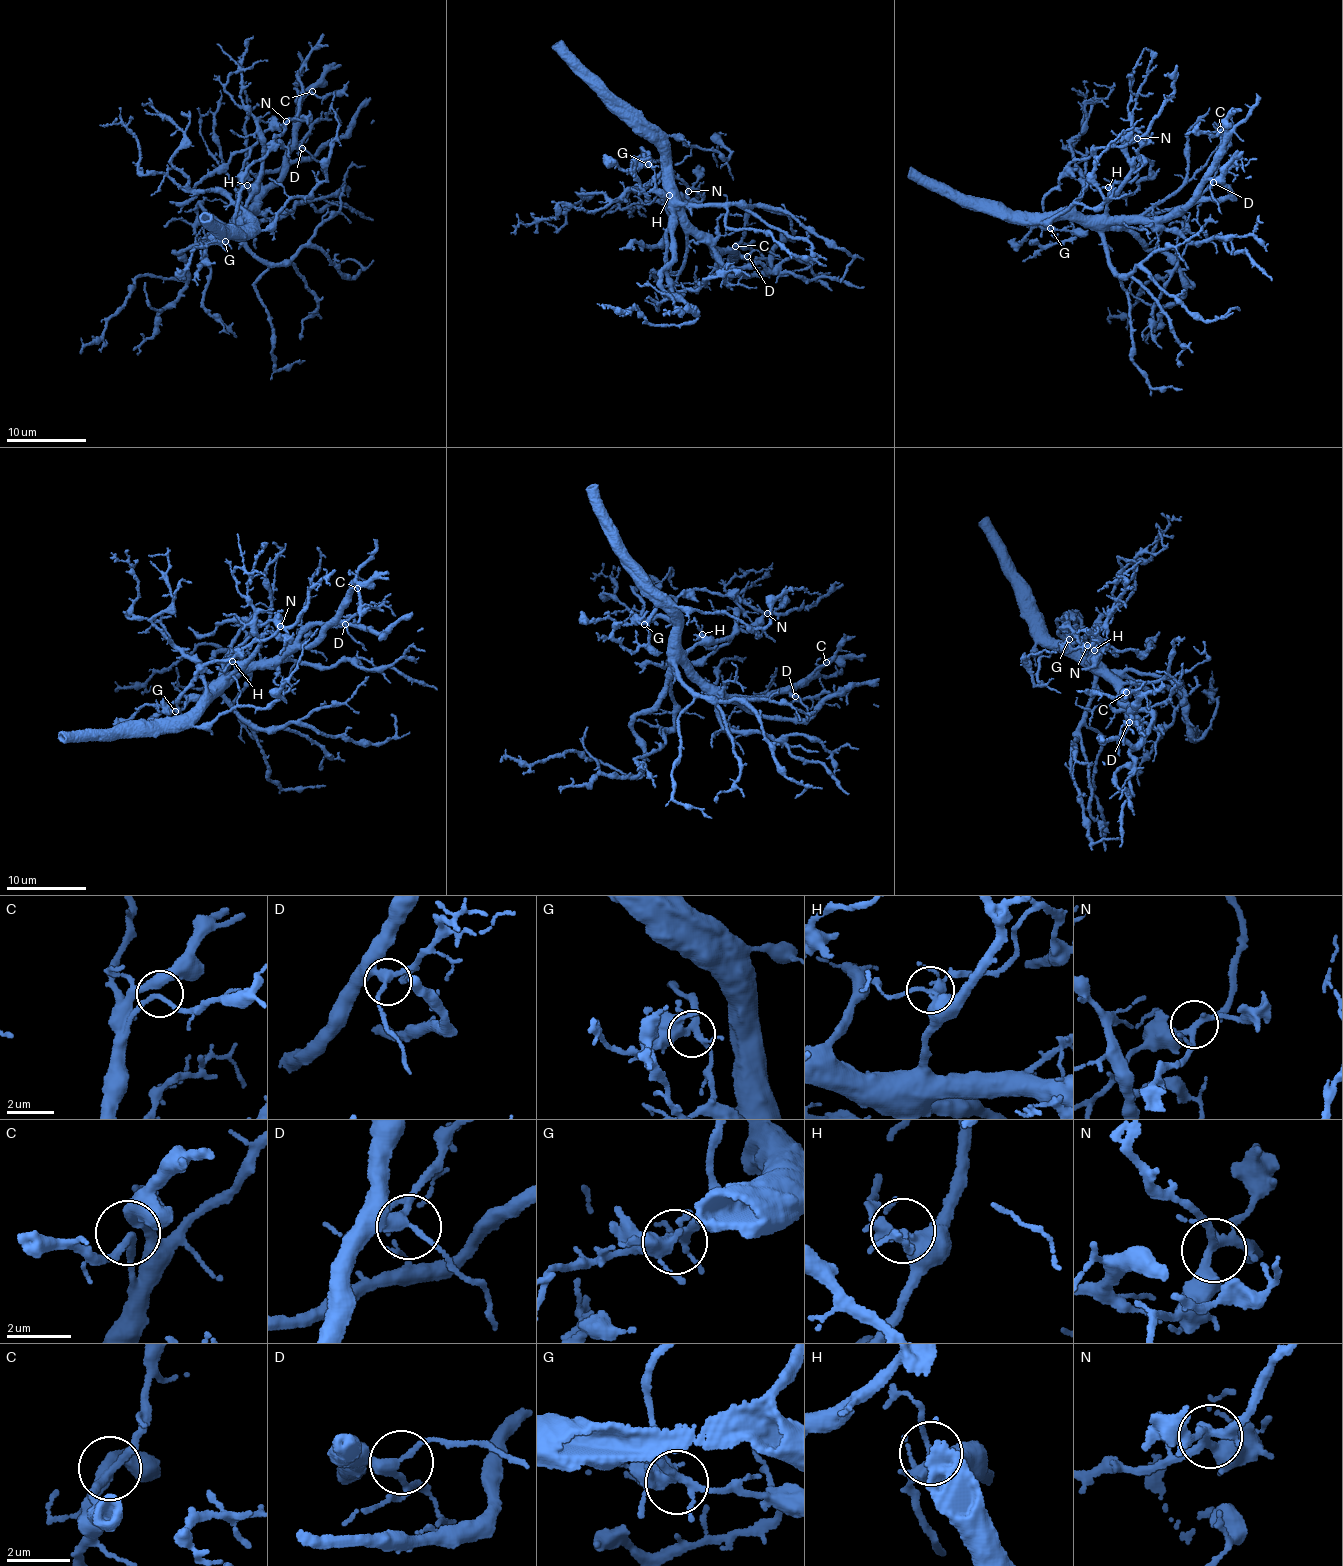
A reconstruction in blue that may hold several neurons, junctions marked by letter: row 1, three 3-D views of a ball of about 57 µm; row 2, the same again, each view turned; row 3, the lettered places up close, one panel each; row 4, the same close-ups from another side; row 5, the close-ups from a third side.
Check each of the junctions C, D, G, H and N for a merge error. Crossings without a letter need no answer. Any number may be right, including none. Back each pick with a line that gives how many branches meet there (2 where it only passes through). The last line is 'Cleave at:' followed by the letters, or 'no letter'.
H: 5 branches meet
Cleave at: H

